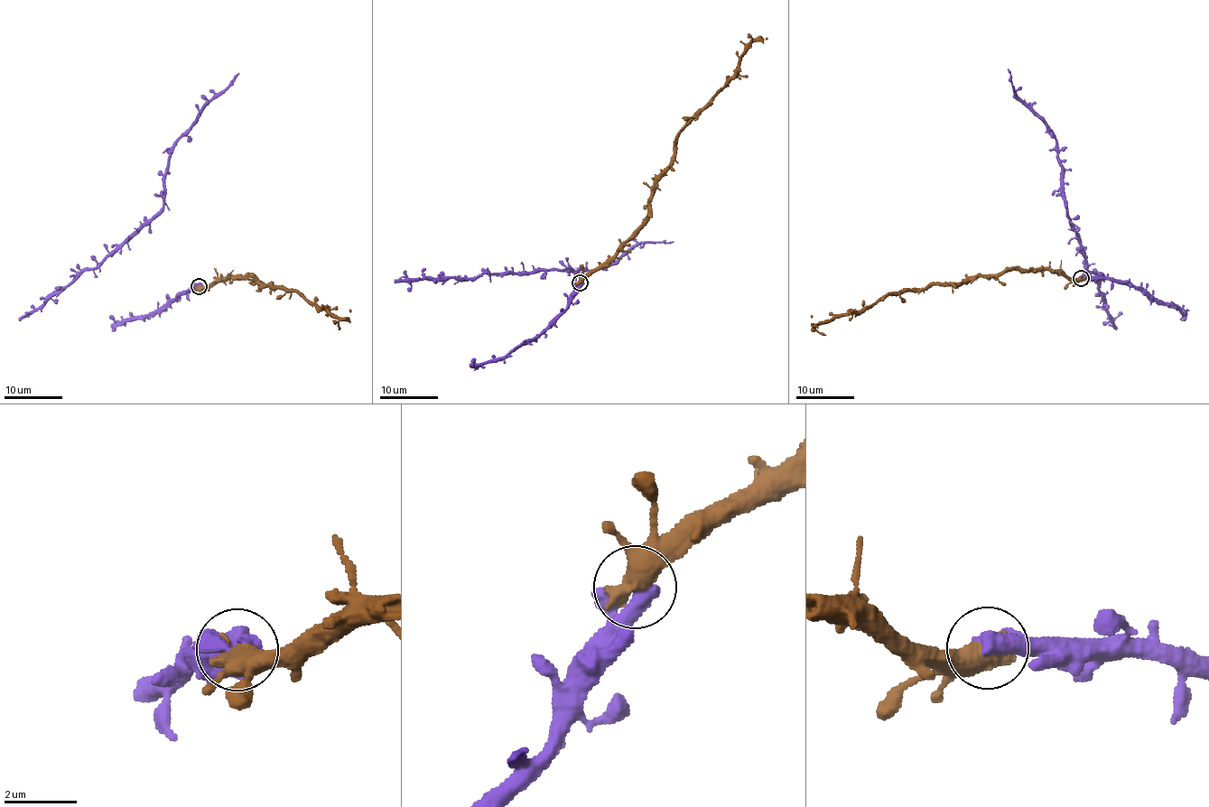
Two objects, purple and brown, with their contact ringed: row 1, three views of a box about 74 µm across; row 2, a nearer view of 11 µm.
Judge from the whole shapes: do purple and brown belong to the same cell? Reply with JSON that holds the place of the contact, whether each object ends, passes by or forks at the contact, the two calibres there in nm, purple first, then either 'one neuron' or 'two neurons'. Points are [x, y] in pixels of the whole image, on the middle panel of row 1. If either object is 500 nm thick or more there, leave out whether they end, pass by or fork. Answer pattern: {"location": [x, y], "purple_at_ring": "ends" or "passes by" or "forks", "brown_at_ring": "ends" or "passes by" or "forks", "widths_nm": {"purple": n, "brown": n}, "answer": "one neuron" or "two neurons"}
{"location": [580, 282], "widths_nm": {"purple": 550, "brown": 650}, "answer": "one neuron"}

